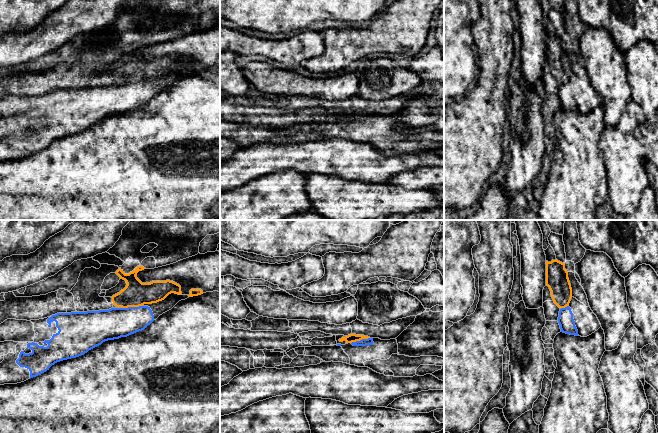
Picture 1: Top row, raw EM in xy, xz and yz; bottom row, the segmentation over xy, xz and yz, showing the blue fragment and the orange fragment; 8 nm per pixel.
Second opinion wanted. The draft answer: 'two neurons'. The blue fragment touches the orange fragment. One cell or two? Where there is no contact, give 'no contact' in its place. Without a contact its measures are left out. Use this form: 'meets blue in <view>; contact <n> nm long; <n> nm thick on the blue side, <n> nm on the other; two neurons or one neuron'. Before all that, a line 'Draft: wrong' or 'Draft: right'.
Draft: right
meets blue in xy; contact 160 nm long; 240 nm thick on the blue side, 200 nm on the other; two neurons

